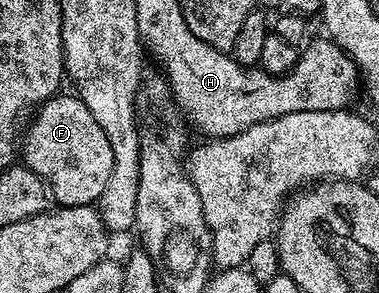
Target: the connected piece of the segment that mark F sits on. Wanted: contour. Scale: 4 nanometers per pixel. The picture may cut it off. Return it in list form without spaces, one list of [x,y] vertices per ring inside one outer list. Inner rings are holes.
[[[58,93],[41,104],[37,120],[26,135],[24,132],[19,155],[24,166],[51,185],[60,206],[88,207],[96,204],[107,185],[107,177],[111,177],[111,141],[107,141],[107,133],[99,129],[99,121],[91,117],[91,109],[87,109],[83,100],[76,94],[65,94]]]

